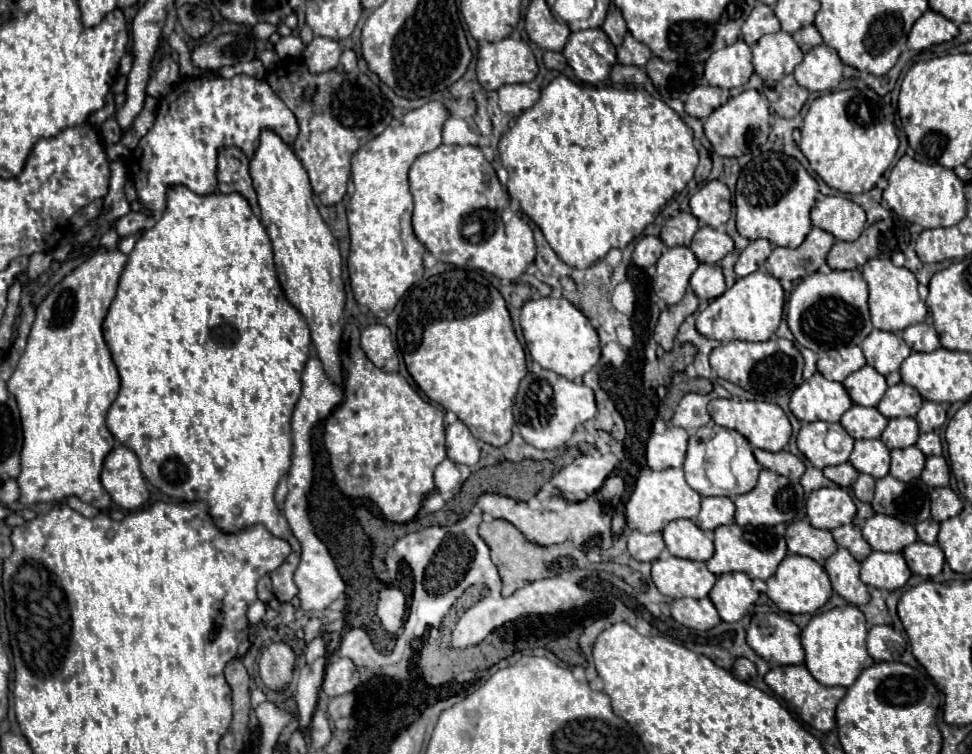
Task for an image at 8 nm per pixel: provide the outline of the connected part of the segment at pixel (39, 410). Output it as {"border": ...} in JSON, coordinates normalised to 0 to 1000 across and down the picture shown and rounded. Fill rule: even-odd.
{"border":[[[110,332],[110,334],[98,334],[94,337],[83,353],[79,353],[63,377],[59,377],[52,390],[38,406],[38,422],[32,432],[32,440],[30,440],[30,451],[28,451],[28,462],[13,493],[13,499],[9,501],[9,520],[15,525],[17,531],[17,538],[20,538],[20,546],[22,546],[22,565],[24,565],[24,597],[22,597],[22,629],[17,634],[17,642],[20,642],[20,650],[22,650],[22,658],[20,658],[20,666],[24,671],[34,671],[34,668],[48,668],[48,666],[67,666],[69,660],[73,658],[79,658],[81,663],[102,674],[102,676],[112,676],[114,674],[114,663],[112,663],[112,655],[108,653],[108,647],[104,647],[104,615],[108,613],[108,605],[118,594],[118,581],[116,576],[110,570],[108,565],[108,549],[112,544],[112,538],[116,536],[116,531],[120,528],[120,520],[122,520],[122,496],[120,496],[120,488],[114,477],[114,467],[106,451],[106,424],[110,419],[110,411],[118,395],[118,387],[120,387],[120,377],[122,377],[122,366],[129,355],[129,347],[131,347],[131,337],[122,334],[122,332]]]}

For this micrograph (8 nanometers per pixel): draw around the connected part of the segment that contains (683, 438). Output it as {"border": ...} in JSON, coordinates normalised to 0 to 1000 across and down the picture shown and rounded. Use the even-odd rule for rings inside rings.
{"border":[[[688,565],[682,576],[672,576],[666,586],[666,618],[670,623],[702,621],[709,576],[705,568]]]}

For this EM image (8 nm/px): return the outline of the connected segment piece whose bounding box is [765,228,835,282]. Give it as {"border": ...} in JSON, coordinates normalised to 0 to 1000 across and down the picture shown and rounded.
{"border":[[[836,302],[828,321],[822,329],[797,329],[787,345],[787,358],[801,371],[822,371],[843,358],[849,350],[849,342],[859,324],[859,316],[845,305]]]}

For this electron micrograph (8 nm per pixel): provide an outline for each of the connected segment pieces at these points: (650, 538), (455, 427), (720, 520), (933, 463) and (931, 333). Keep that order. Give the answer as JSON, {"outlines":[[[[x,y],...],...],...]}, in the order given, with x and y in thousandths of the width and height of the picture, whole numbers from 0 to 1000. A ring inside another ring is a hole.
{"outlines":[[[[651,703],[645,719],[647,735],[657,743],[657,745],[672,745],[678,740],[678,735],[684,727],[684,714],[682,714],[682,703],[672,706],[672,708],[662,708]]],[[[470,557],[460,565],[460,605],[468,615],[487,618],[495,607],[495,594],[483,568]]],[[[723,660],[721,679],[715,687],[715,695],[721,703],[736,703],[738,698],[752,695],[756,684],[756,668],[752,660]]],[[[956,605],[948,629],[948,637],[956,642],[958,647],[962,645],[974,645],[976,642],[976,618],[970,605]]],[[[952,427],[931,435],[929,438],[929,451],[941,467],[960,467],[960,464],[968,462],[968,454],[966,454],[966,446],[964,446],[962,435],[952,430]]]]}

